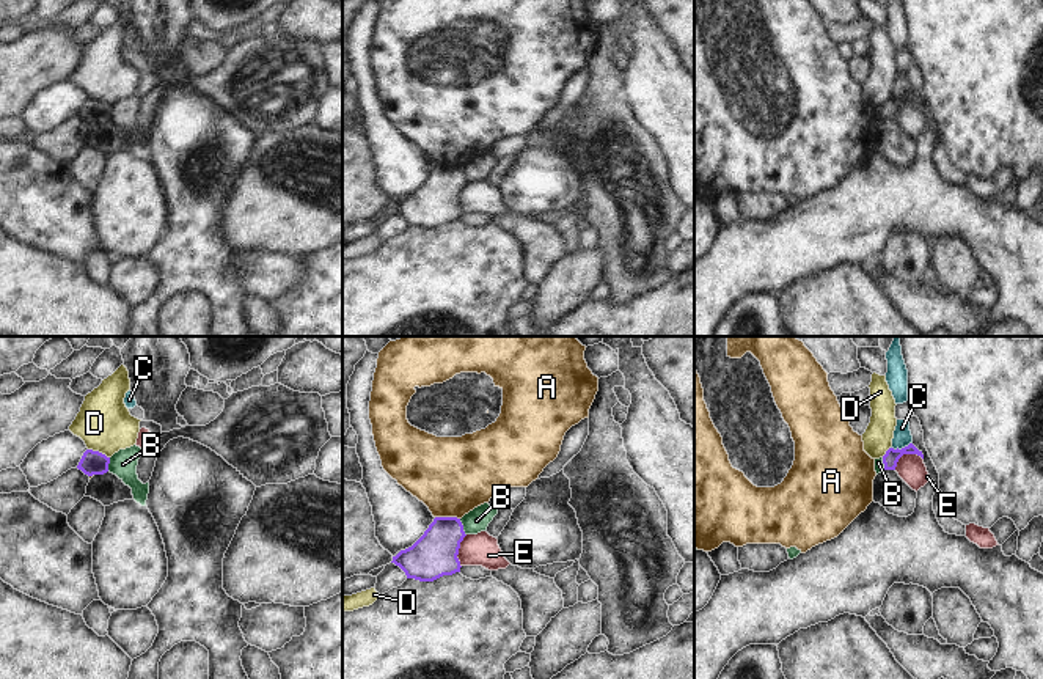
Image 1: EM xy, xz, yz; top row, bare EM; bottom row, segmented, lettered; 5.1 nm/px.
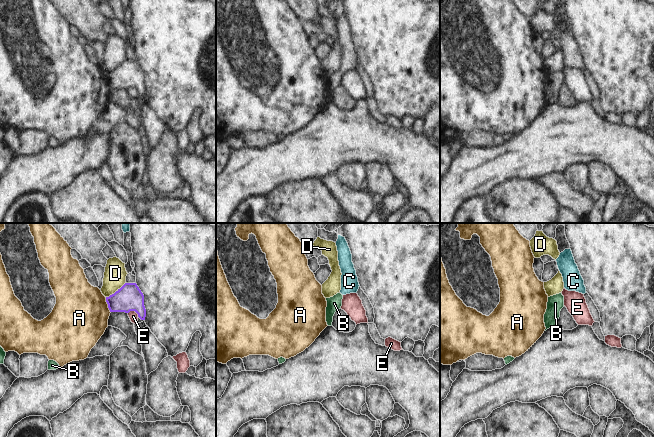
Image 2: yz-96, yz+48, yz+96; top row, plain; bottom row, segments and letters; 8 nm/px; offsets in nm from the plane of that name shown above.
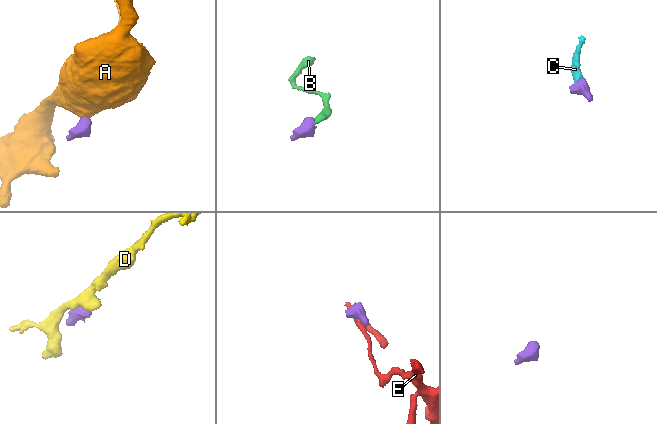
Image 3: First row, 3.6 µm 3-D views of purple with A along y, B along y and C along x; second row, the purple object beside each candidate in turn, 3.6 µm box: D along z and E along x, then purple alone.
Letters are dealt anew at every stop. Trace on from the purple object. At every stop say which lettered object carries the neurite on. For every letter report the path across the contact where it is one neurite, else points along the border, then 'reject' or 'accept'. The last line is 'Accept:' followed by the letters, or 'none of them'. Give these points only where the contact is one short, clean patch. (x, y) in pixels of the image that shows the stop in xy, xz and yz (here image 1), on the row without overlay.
A: border xz (435, 164), (456, 164), (459, 167); reject
B: border xz (459, 167), (465, 183); reject
C: border yz (911, 90), (900, 96), (891, 96); reject
D: border xy (88, 96), (98, 98), (109, 106); reject
E: border yz (922, 106), (903, 102), (894, 117); reject
Accept: none of them

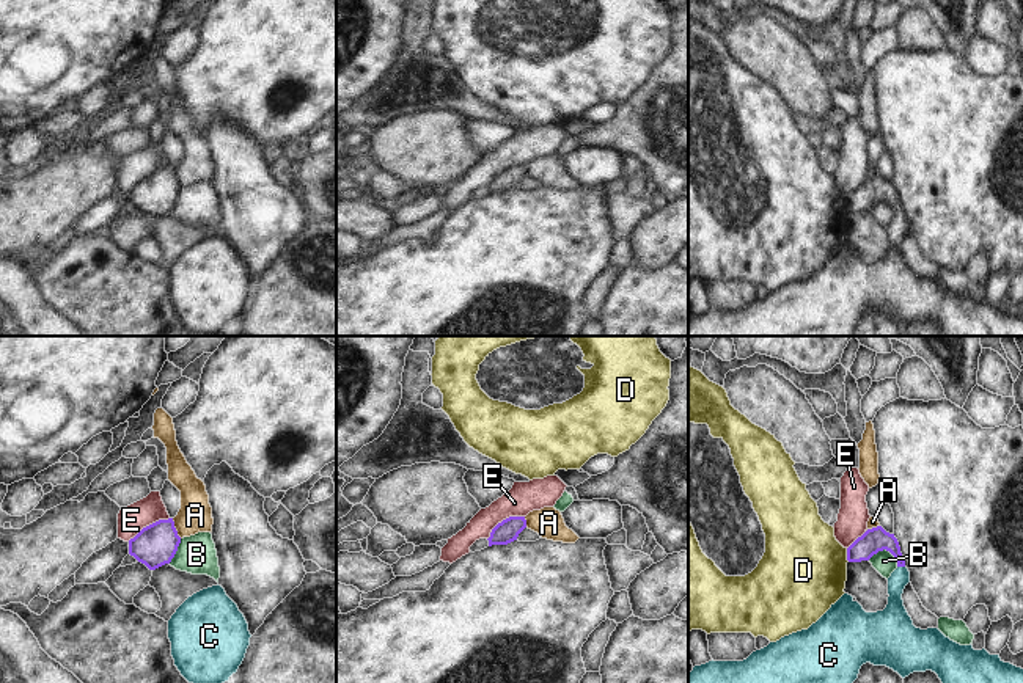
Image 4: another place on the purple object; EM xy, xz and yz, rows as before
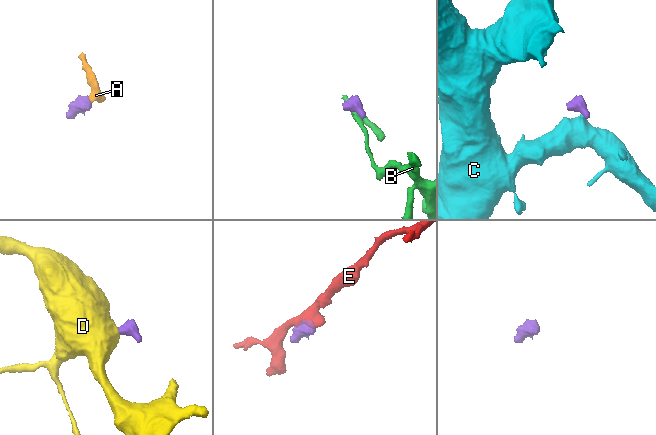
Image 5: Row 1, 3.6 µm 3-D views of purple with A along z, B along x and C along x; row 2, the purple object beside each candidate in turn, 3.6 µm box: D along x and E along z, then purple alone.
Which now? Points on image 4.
A: border xy (172, 167), (181, 186); reject
B: border yz (868, 208), (887, 198), (898, 214); reject
C: way yz (877, 187), (898, 203), (901, 214), (894, 261); accept
D: border yz (846, 197), (849, 209); reject
E: border xz (524, 164), (503, 167), (487, 187); reject
Accept: C

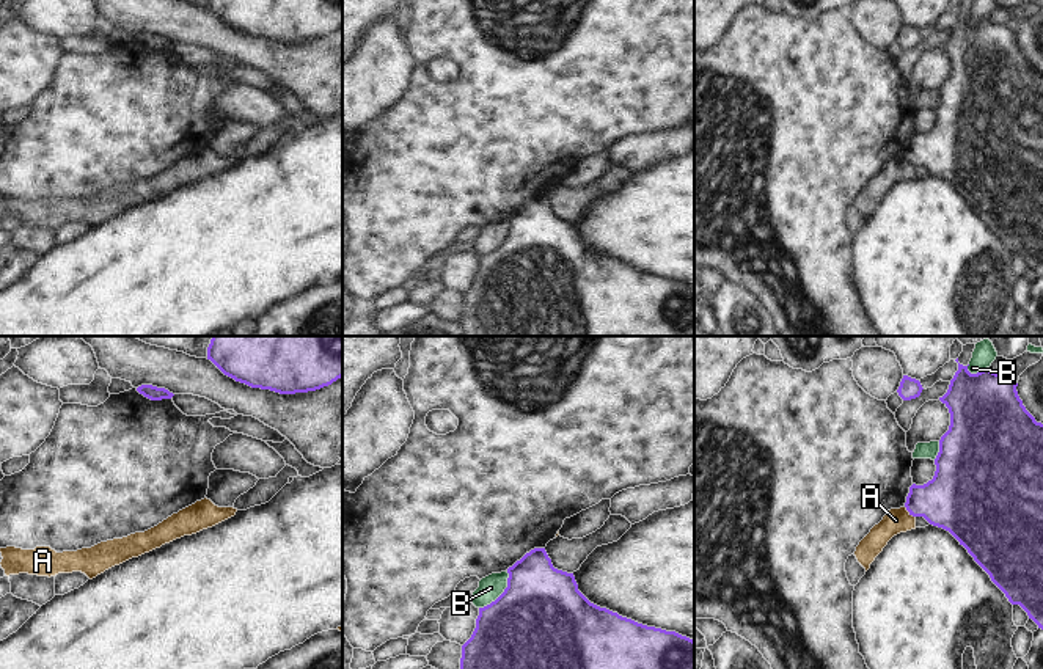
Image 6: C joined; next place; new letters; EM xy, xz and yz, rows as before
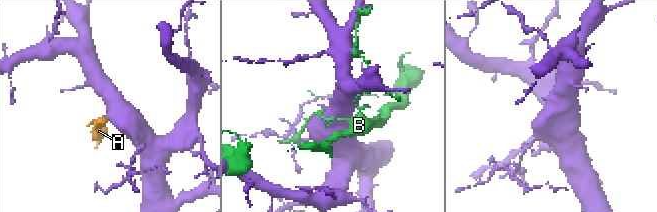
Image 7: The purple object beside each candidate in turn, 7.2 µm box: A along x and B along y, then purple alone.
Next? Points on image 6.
A: border yz (905, 154), (914, 165); reject
B: reject
Accept: none of them

